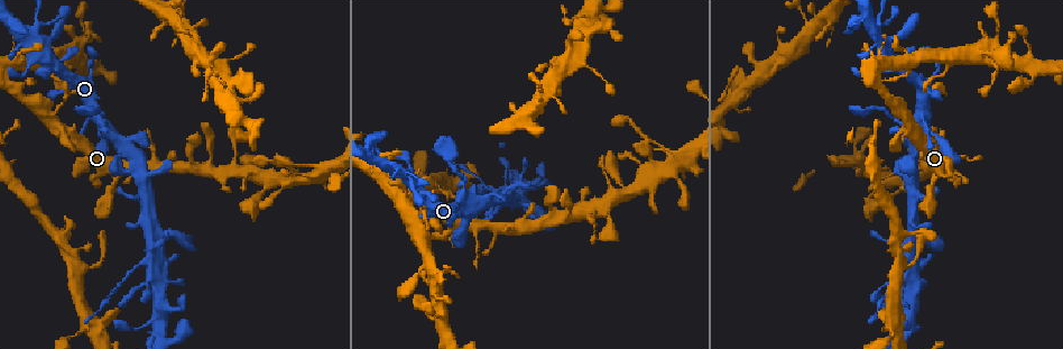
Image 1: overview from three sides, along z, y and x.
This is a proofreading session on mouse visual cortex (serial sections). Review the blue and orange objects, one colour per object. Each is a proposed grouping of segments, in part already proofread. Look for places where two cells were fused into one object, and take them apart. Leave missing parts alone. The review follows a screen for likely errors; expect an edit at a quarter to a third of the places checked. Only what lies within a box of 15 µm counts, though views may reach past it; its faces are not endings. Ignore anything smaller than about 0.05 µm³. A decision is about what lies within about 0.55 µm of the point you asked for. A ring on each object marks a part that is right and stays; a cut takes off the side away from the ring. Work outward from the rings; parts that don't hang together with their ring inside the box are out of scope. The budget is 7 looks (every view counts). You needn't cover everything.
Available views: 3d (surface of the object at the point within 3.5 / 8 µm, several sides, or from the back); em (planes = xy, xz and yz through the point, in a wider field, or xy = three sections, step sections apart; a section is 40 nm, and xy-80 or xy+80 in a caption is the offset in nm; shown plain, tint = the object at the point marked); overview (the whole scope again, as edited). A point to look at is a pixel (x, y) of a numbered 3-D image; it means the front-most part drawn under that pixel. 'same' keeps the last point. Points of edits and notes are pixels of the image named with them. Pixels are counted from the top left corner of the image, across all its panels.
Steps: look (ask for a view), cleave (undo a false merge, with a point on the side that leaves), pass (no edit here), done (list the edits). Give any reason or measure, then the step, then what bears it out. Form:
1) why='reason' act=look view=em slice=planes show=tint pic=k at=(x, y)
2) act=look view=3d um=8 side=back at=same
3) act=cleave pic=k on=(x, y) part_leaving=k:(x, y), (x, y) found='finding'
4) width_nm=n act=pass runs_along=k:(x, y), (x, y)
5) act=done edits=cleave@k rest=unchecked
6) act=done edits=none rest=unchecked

why='a fork' act=look view=3d um=3.5 pic=1 at=(422, 237)

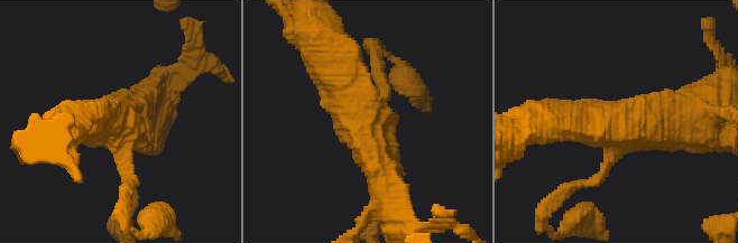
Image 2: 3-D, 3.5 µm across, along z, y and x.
arms=3 arm_widths_nm=200,500,500 act=look view=em slice=xy step=2 show=tint pic=2 at=(117, 144)

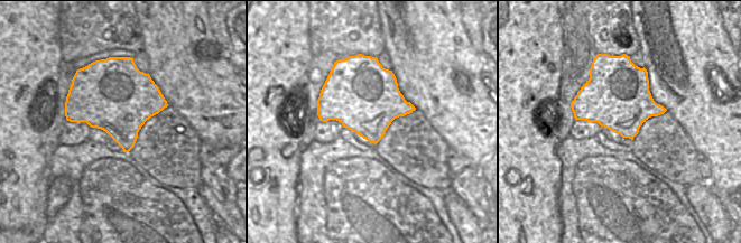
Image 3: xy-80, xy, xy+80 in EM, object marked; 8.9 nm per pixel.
width_nm=600 act=pass runs_along=2:(328, 56), (386, 185) found='continuous, no second cell'

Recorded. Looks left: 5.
act=look view=3d um=3.5 pic=1 at=(432, 290)

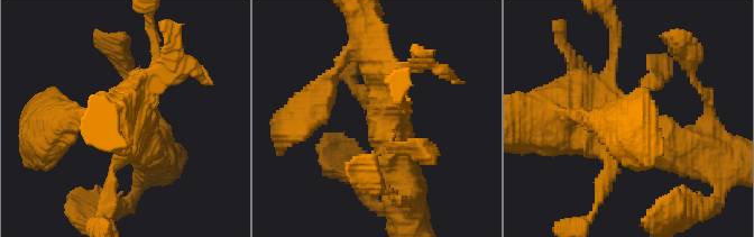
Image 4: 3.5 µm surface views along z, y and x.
act=pass runs_along=4:(376, 69), (383, 137), (428, 154) found='one cell here'

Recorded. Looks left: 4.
act=look view=3d um=3.5 pic=1 at=(154, 167)

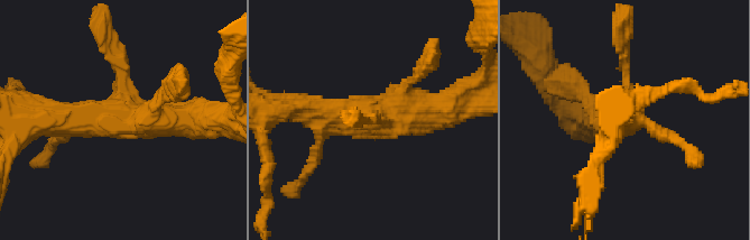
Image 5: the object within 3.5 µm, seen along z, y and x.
act=look view=em slice=xy step=5 show=tint pic=5 at=(121, 116)

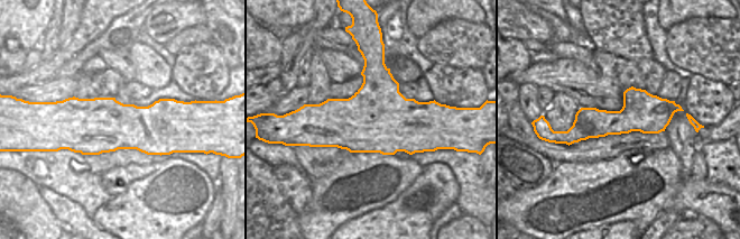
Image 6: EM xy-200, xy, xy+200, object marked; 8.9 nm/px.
width_nm=600 act=pass runs_along=6:(674, 106), (570, 136) found='one cell here'

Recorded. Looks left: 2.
act=done edits=none rest=unchecked

